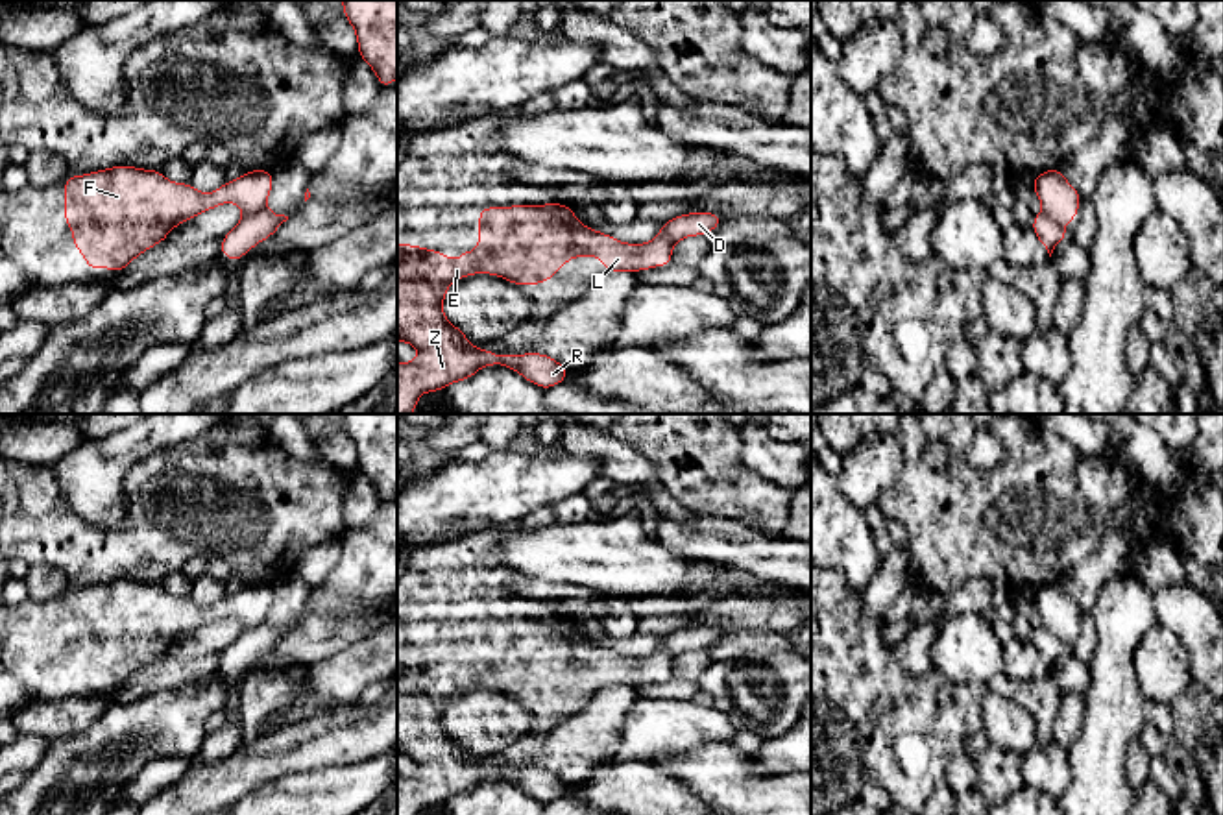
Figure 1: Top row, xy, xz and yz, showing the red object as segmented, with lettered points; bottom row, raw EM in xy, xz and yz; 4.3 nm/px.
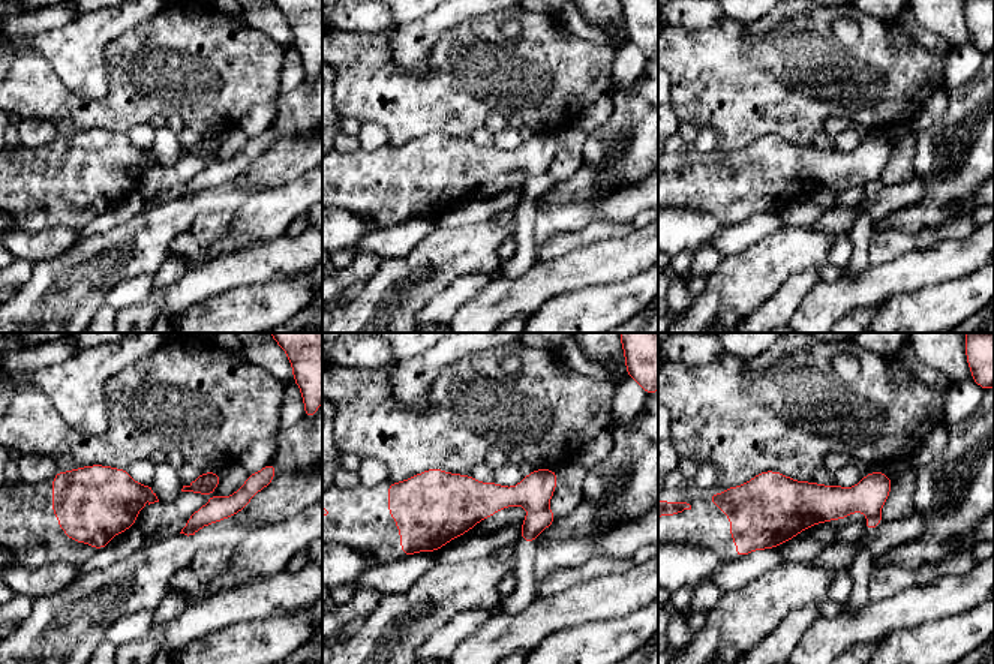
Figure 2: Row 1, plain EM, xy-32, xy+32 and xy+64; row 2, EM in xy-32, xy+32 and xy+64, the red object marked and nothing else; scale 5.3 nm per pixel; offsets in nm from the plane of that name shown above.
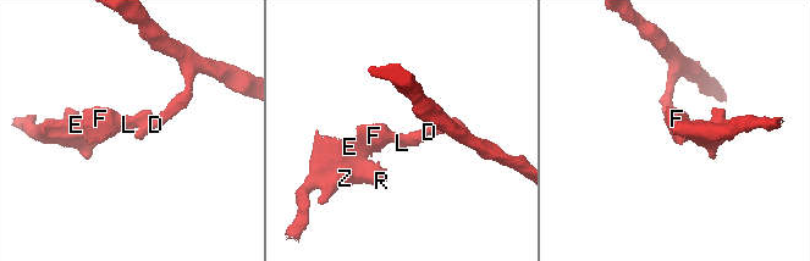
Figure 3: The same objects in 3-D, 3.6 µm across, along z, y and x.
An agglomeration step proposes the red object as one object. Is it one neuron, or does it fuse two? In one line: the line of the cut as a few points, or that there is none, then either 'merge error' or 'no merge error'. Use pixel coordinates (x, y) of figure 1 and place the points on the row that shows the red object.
cut xy (263, 206), (244, 217); merge error

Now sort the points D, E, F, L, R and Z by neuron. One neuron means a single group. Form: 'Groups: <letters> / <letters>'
Groups: D / E F L R Z

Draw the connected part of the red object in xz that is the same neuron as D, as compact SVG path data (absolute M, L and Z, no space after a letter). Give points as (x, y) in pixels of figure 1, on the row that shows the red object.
M695 211L663 222L660 237L665 237L669 242L676 244L685 237L708 235L709 231L717 229L720 222L722 216L715 213Z

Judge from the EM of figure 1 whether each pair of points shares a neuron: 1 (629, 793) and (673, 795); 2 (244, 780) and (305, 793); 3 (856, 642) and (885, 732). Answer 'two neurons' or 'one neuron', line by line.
1: one neuron
2: two neurons
3: one neuron

